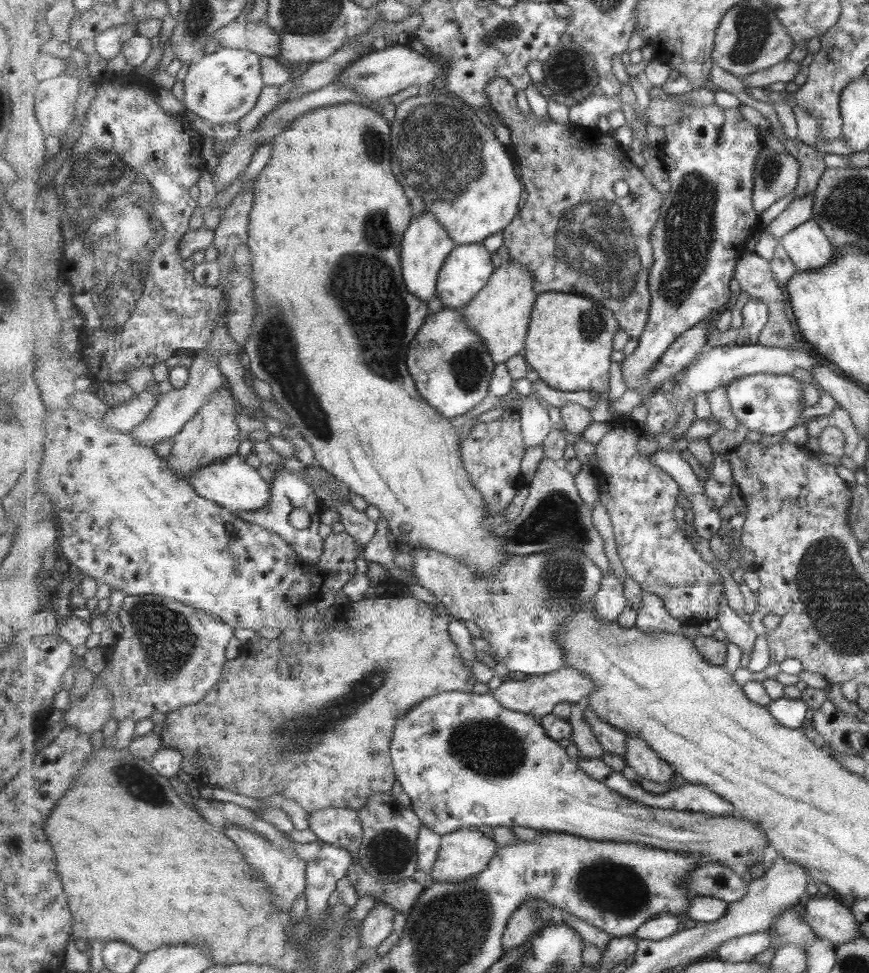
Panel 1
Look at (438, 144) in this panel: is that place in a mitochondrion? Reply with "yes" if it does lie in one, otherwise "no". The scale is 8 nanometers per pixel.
yes

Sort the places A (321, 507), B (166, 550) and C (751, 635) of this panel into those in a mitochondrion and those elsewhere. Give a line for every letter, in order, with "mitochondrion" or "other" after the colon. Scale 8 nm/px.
A: other
B: other
C: other

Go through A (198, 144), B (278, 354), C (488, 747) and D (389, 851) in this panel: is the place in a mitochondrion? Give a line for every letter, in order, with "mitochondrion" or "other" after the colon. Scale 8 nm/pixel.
A: other
B: mitochondrion
C: mitochondrion
D: mitochondrion

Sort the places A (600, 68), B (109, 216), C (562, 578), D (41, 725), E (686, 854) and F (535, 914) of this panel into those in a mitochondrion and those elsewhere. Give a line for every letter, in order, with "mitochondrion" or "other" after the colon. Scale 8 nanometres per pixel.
A: other
B: mitochondrion
C: mitochondrion
D: other
E: other
F: mitochondrion

